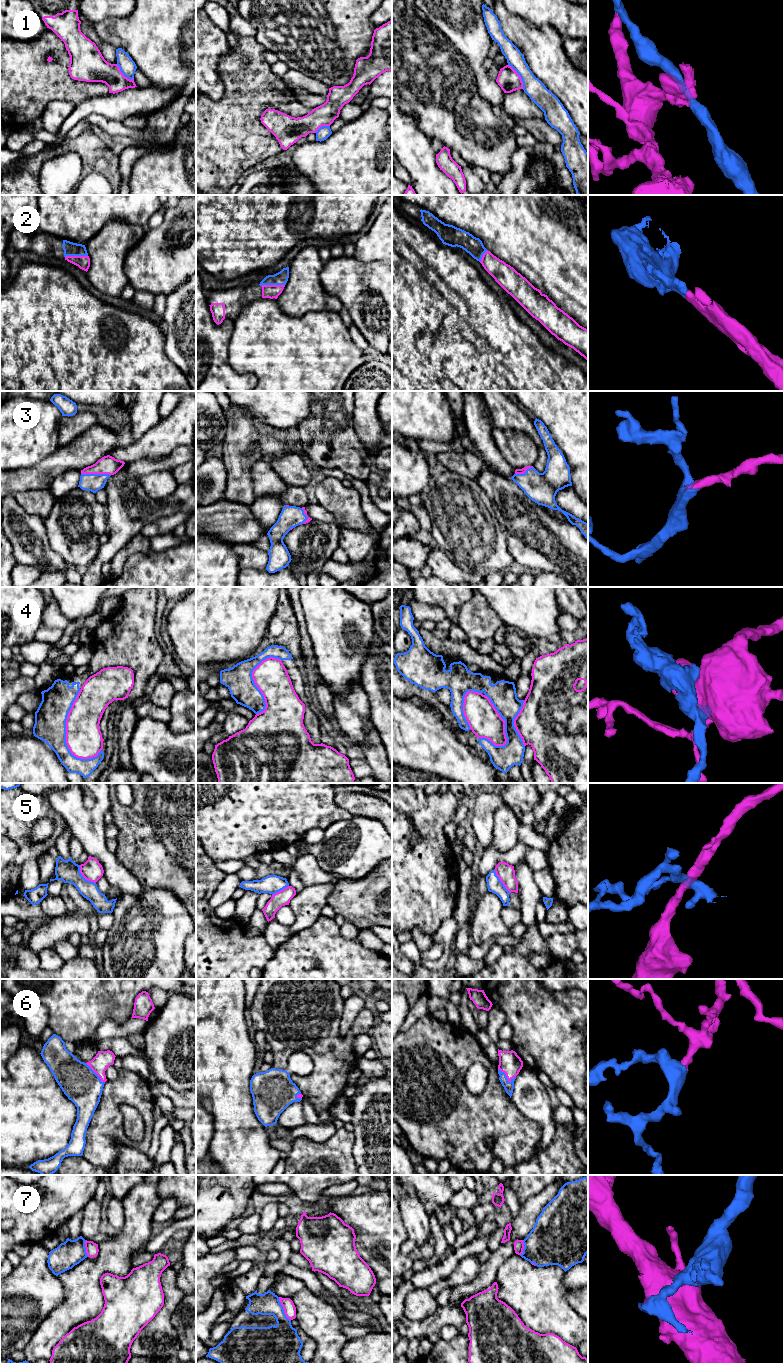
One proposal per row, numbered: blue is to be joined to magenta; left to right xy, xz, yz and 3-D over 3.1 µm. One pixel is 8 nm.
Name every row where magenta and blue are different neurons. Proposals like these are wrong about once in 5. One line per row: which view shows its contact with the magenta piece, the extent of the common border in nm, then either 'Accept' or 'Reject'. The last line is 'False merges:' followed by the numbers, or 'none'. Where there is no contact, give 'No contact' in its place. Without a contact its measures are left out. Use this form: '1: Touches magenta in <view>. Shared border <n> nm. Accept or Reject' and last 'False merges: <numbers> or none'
1: Touches magenta in yz. Shared border 240 nm. Reject
2: Touches magenta in xz. Shared border 190 nm. Accept
3: Touches magenta in xy. Shared border 240 nm. Accept
4: Touches magenta in xy. Shared border 550 nm. Reject
5: Touches magenta in xy. Shared border 200 nm. Reject
6: Touches magenta in yz. Shared border 160 nm. Accept
7: Touches magenta in xz. Shared border 220 nm. Reject
False merges: 1, 4, 5, 7

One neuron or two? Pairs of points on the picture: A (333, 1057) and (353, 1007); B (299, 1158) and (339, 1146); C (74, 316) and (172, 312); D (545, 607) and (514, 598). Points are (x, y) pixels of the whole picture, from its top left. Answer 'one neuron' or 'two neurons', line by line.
A: two neurons
B: one neuron
C: two neurons
D: one neuron

